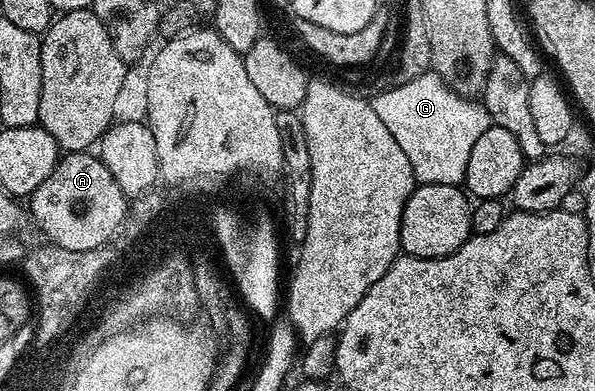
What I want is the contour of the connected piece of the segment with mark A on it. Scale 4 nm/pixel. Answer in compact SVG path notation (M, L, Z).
M69 152L58 157L57 167L33 194L28 195L27 202L38 228L50 243L83 253L105 245L111 232L124 223L127 195L96 153Z

